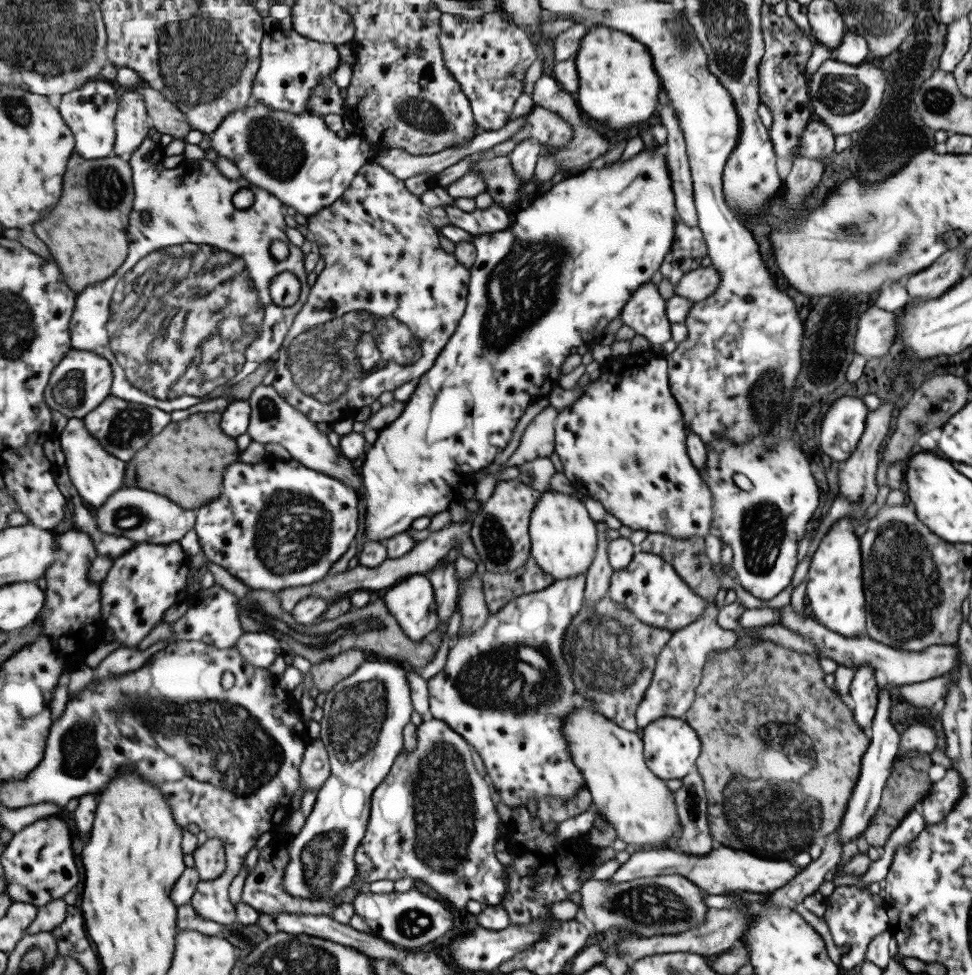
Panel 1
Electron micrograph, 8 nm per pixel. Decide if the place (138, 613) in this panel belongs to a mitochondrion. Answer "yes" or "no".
no

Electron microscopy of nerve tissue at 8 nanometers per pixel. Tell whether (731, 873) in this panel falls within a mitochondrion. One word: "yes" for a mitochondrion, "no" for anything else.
no

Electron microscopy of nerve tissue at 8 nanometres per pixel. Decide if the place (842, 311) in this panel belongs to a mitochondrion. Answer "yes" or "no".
no

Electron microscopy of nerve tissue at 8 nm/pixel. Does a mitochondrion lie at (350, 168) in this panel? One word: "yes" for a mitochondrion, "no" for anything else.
no

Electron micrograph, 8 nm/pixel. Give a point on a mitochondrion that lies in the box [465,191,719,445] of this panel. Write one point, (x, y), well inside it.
(525, 284)

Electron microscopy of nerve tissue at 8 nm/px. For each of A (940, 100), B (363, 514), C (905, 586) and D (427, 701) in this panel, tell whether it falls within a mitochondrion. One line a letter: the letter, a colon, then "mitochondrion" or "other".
A: mitochondrion
B: other
C: mitochondrion
D: other

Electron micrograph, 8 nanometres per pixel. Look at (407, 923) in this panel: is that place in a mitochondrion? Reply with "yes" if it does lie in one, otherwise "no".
yes

